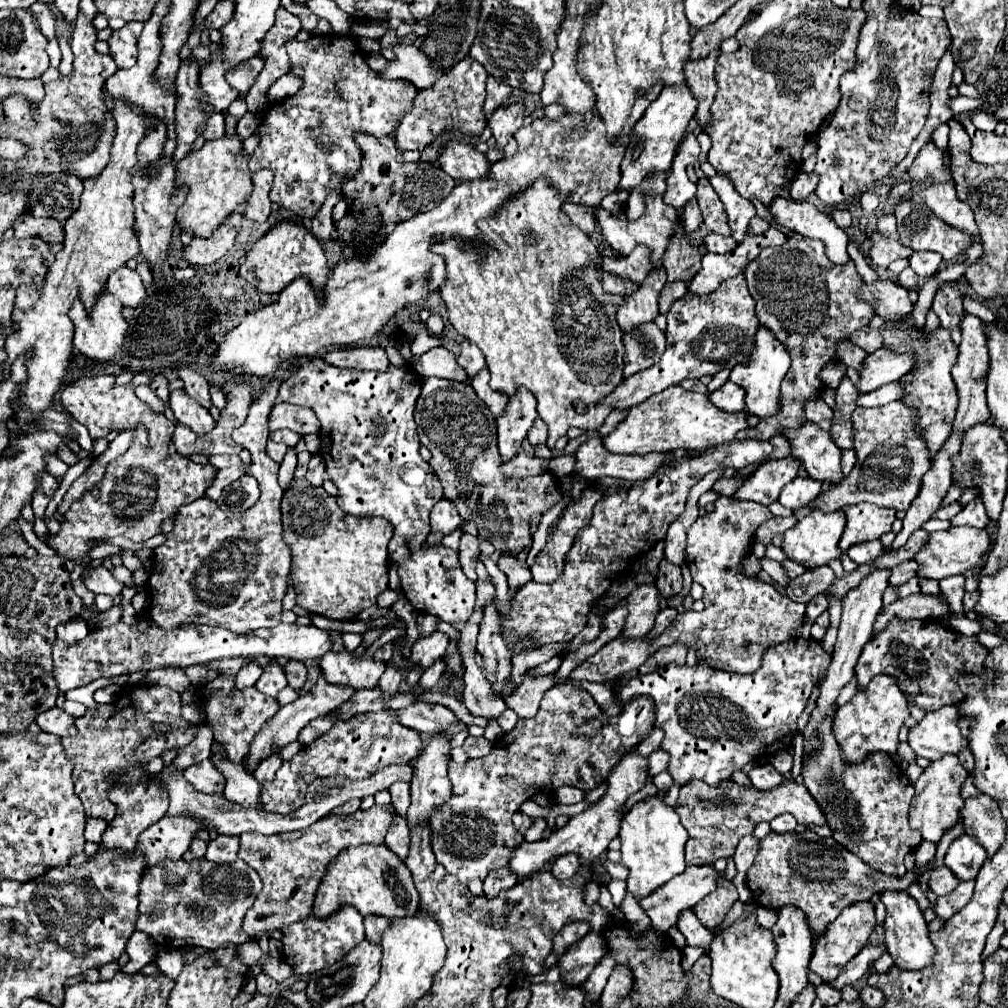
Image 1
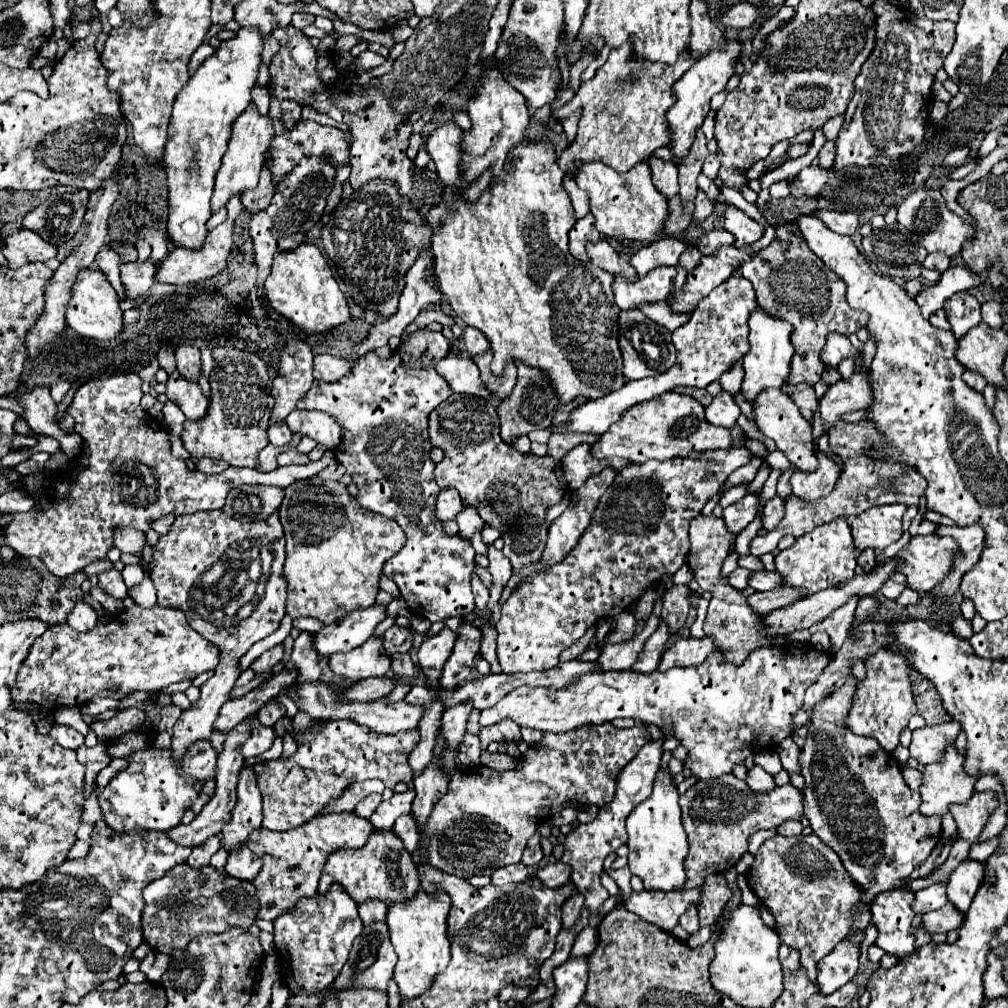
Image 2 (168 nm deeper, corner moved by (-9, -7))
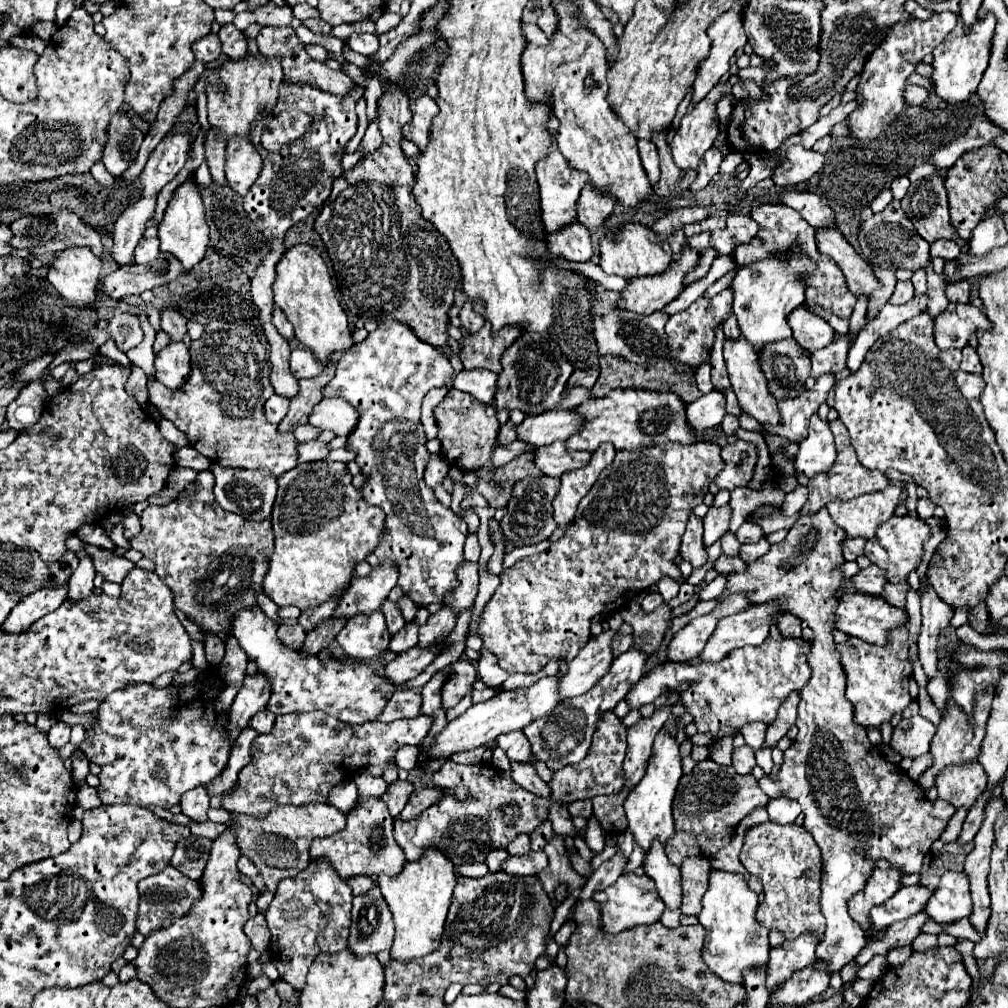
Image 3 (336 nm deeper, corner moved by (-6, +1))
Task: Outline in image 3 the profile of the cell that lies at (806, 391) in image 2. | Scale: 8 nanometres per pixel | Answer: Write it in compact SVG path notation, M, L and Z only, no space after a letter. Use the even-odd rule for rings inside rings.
M781 340L781 344L769 344L765 352L759 352L759 364L769 380L773 396L783 402L805 390L805 380L811 372L811 360L803 354L795 340Z

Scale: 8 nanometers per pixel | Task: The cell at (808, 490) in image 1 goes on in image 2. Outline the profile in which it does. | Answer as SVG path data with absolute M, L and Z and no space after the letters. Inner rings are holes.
M816 448L816 456L820 456L820 466L816 468L816 472L796 470L790 476L792 492L806 500L818 500L818 498L828 496L834 490L834 484L840 476L838 464L826 452Z

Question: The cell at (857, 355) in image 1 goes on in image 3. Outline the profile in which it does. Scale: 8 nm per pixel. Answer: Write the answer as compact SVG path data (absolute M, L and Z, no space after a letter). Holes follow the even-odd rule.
M803 306L789 316L789 324L793 328L793 338L809 352L825 348L825 344L835 340L835 330L829 326L829 322L805 310Z

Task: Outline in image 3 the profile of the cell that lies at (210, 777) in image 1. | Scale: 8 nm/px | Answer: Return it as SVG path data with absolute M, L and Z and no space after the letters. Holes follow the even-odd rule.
M197 786L189 792L185 792L185 796L181 796L181 810L189 818L193 818L197 822L205 822L207 810L209 810L207 786Z

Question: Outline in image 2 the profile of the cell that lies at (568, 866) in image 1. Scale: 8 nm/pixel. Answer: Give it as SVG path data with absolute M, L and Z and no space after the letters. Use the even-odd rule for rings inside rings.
M552 862L536 870L534 874L546 888L558 888L570 880L570 868L562 862Z

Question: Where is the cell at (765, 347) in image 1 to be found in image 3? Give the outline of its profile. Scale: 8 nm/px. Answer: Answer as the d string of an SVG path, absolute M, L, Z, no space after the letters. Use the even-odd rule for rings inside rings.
M799 250L783 256L783 258L769 258L761 260L759 264L751 264L737 270L735 280L731 282L735 290L735 302L733 312L737 316L739 328L743 338L755 348L761 350L767 344L793 338L791 326L787 316L799 308L805 300L803 284L799 282L801 276L807 276L815 270L815 264L807 260Z

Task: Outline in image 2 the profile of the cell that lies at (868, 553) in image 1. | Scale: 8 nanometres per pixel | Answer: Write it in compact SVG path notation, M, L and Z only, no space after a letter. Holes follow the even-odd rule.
M866 548L864 552L860 552L860 556L856 558L858 560L858 566L864 570L864 572L870 572L874 568L874 550L872 548Z

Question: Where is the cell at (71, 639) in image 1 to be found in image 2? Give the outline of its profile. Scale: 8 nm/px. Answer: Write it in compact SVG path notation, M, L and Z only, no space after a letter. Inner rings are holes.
M80 598L76 602L76 608L72 608L72 612L68 614L68 624L78 632L88 632L90 628L96 626L96 622L98 622L98 614L84 598Z

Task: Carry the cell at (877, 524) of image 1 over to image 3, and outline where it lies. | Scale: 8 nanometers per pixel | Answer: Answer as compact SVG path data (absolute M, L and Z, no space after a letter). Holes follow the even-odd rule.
M893 484L883 492L865 494L849 502L829 502L827 510L849 538L873 538L877 528L893 516L899 496L901 486Z

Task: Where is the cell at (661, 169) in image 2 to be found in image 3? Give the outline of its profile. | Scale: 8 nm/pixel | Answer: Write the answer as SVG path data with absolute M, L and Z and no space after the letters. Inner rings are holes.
M639 140L639 156L643 162L643 168L649 176L651 184L657 184L659 180L659 154L657 146L651 140Z

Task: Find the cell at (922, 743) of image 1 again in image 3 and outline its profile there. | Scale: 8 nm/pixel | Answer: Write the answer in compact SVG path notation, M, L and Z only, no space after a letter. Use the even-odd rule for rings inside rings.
M923 716L903 718L897 728L893 728L891 748L895 748L903 758L917 758L929 752L929 742L937 734L937 726Z

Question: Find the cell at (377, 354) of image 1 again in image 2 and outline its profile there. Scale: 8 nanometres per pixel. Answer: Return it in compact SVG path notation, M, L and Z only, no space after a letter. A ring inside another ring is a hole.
M316 354L314 356L314 380L324 380L324 382L336 382L342 376L346 376L352 370L354 362L330 356L330 354Z

